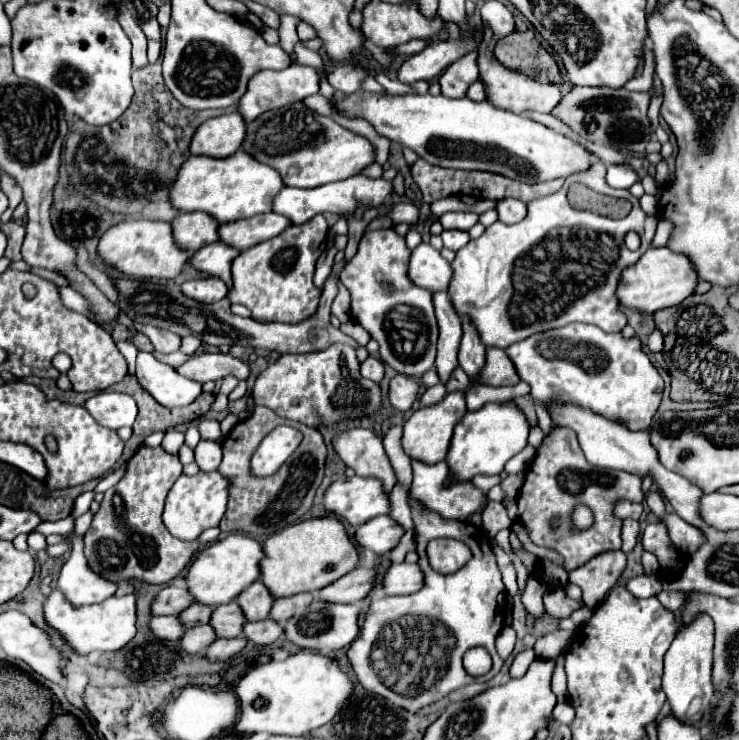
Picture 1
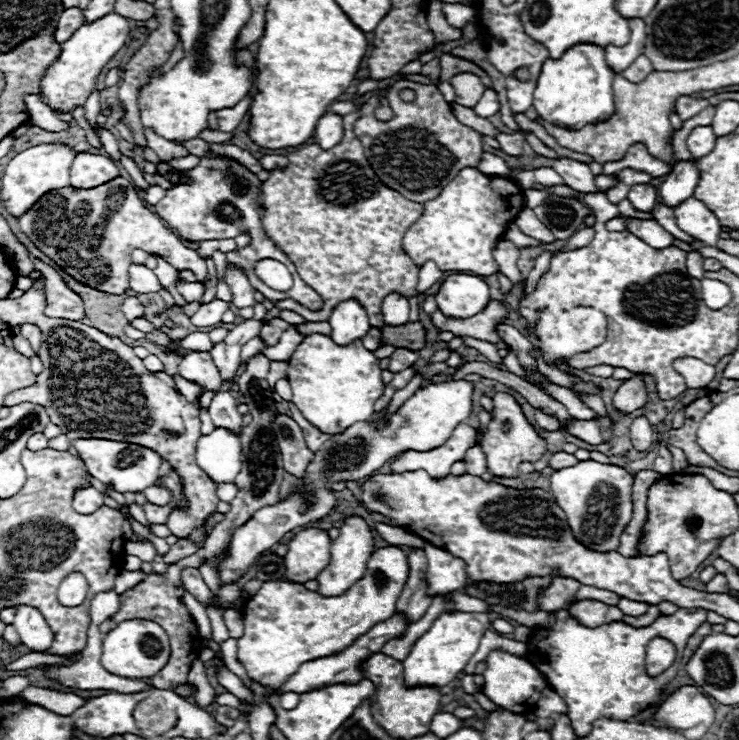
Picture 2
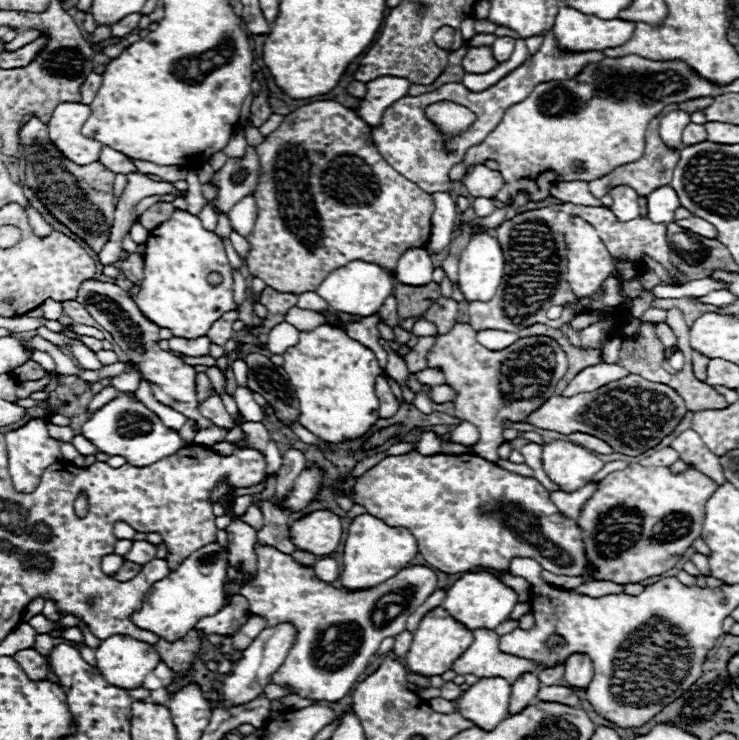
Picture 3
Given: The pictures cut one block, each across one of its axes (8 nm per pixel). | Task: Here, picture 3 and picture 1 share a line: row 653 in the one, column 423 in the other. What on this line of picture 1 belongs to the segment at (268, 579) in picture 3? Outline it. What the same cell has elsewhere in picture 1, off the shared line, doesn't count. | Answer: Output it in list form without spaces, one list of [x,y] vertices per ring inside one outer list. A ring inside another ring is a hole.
[[[394,228],[366,232],[356,256],[340,270],[340,282],[350,292],[350,316],[380,344],[380,358],[396,372],[422,378],[436,358],[438,326],[432,294],[408,278],[410,250]]]

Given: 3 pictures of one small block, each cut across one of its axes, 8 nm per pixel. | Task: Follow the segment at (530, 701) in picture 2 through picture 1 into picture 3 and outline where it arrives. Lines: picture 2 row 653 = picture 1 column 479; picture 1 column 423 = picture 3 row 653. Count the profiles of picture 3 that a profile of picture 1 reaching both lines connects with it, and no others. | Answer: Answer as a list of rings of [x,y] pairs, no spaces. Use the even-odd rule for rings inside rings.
[[[477,629],[473,634],[474,642],[452,664],[452,670],[460,676],[502,676],[512,684],[524,672],[536,673],[538,668],[545,669],[543,664],[501,652],[498,648],[499,636],[494,630]]]

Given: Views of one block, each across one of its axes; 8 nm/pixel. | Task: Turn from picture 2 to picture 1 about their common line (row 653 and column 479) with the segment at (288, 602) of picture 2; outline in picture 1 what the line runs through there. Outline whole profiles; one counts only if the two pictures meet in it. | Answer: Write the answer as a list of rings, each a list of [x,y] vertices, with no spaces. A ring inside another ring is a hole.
[[[598,162],[592,170],[588,170],[588,172],[584,172],[584,174],[576,174],[576,176],[572,176],[572,178],[566,178],[564,186],[562,186],[558,192],[554,192],[552,196],[544,196],[544,198],[540,198],[540,200],[536,200],[536,202],[530,202],[530,204],[528,204],[528,216],[526,216],[520,224],[512,224],[512,226],[508,226],[508,224],[502,224],[502,222],[498,220],[498,222],[494,222],[492,226],[488,226],[486,232],[484,232],[478,240],[470,240],[468,246],[464,246],[462,250],[456,252],[456,258],[454,258],[454,262],[452,262],[454,278],[452,278],[450,286],[448,286],[448,296],[450,296],[450,302],[452,302],[454,310],[458,312],[458,316],[460,316],[460,318],[468,318],[468,320],[474,324],[474,328],[478,330],[480,340],[482,340],[482,344],[484,344],[486,348],[494,346],[494,348],[502,348],[502,350],[506,350],[508,346],[512,346],[512,344],[516,344],[516,342],[522,342],[524,338],[530,338],[530,336],[534,336],[534,334],[538,334],[538,332],[546,332],[546,330],[550,330],[550,328],[566,326],[566,324],[570,324],[570,322],[586,322],[586,324],[594,324],[594,326],[602,328],[604,332],[620,332],[620,330],[626,326],[626,316],[624,316],[622,312],[618,312],[618,306],[620,306],[620,304],[616,302],[614,290],[616,290],[616,284],[618,284],[618,278],[620,278],[620,270],[624,270],[626,266],[634,264],[634,262],[636,262],[636,260],[638,260],[638,258],[650,248],[650,244],[644,240],[644,216],[646,216],[646,214],[644,214],[644,210],[640,208],[638,198],[634,198],[628,190],[614,190],[614,188],[610,188],[610,186],[604,182],[604,174],[606,174],[606,168],[604,168],[602,162]],[[574,182],[582,182],[582,184],[586,184],[588,188],[592,188],[592,190],[598,192],[598,194],[620,196],[620,198],[628,200],[628,202],[632,204],[632,212],[630,212],[626,218],[622,218],[622,220],[610,220],[610,218],[604,218],[604,216],[598,216],[598,214],[592,214],[592,212],[574,210],[574,208],[568,204],[568,200],[566,200],[568,186],[574,184]],[[560,230],[580,230],[580,256],[576,254],[576,258],[572,258],[572,256],[568,254],[570,250],[574,250],[574,246],[568,246],[568,244],[566,244],[566,242],[572,242],[572,240],[570,240],[570,238],[568,238],[568,240],[562,238],[562,232],[560,232]],[[628,230],[638,232],[638,234],[642,236],[642,240],[644,240],[642,246],[640,246],[636,252],[630,252],[630,250],[624,246],[624,234],[626,234]]]

